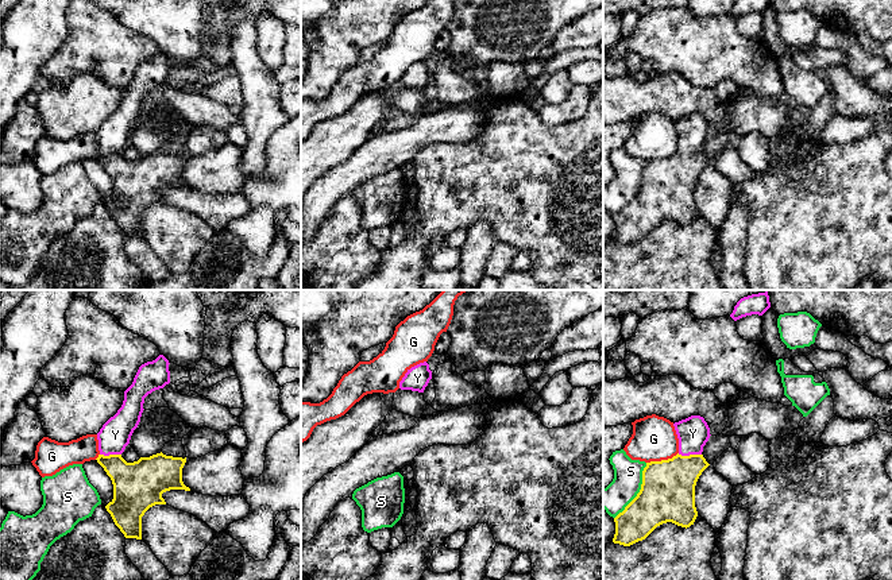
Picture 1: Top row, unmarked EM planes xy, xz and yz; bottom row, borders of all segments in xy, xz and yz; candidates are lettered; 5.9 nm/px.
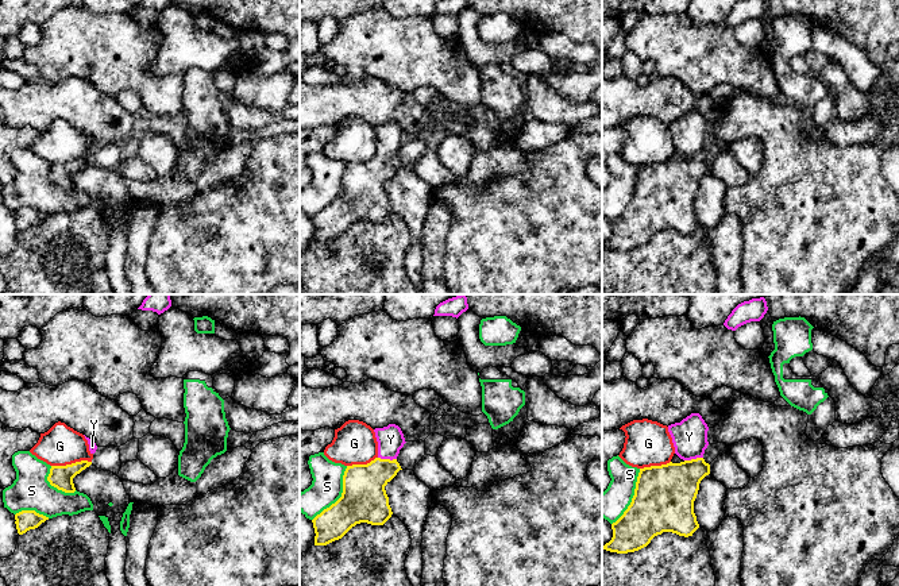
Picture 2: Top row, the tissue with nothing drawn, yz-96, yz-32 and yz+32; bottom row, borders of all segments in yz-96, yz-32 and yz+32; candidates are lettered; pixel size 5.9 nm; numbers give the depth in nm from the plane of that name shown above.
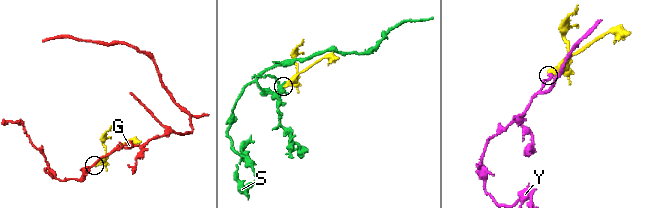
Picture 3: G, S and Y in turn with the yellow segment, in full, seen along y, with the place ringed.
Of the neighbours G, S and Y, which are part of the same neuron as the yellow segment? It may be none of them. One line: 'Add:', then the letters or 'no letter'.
Add: Y

